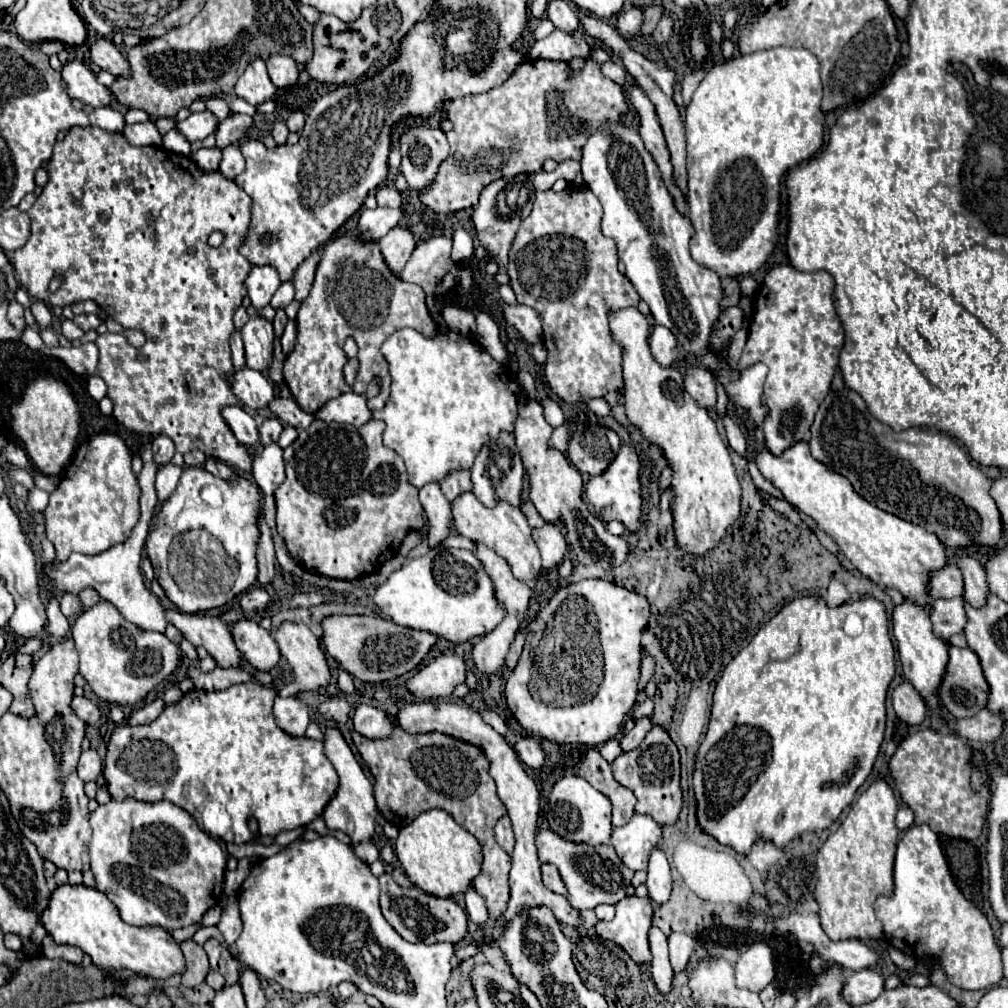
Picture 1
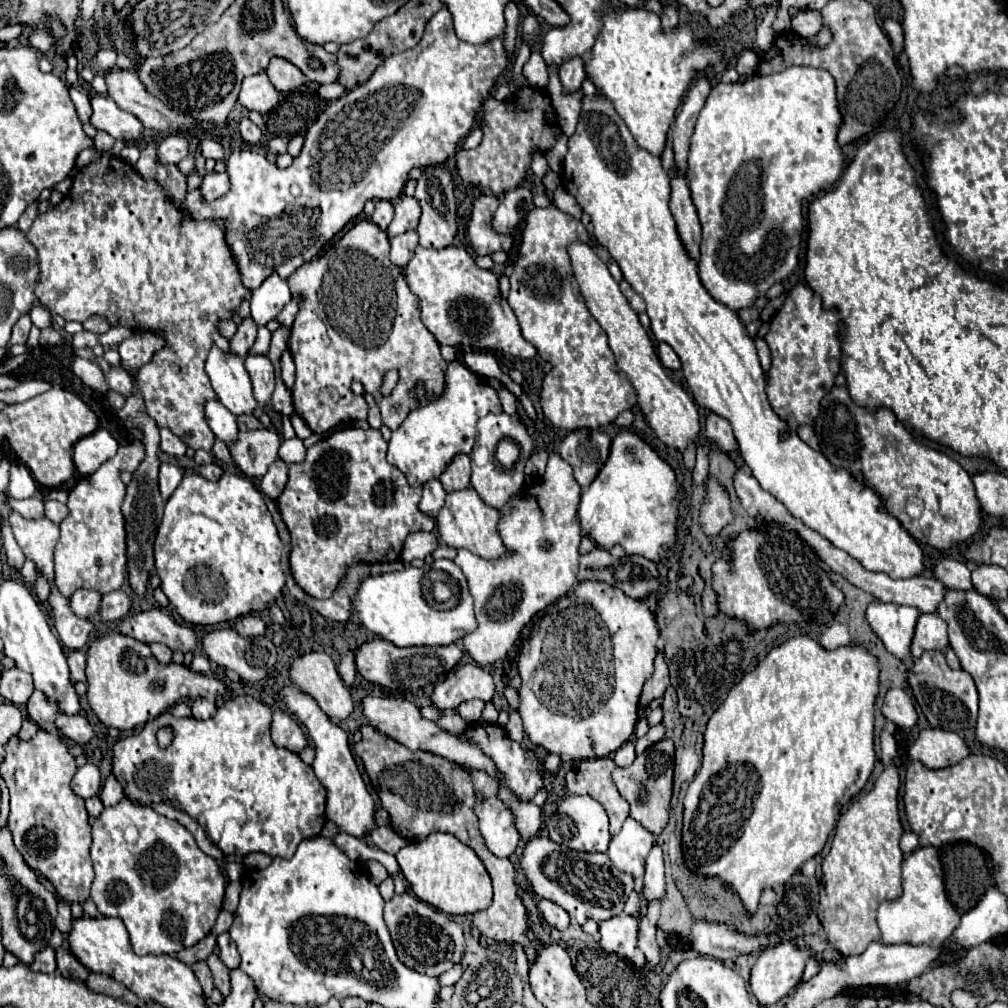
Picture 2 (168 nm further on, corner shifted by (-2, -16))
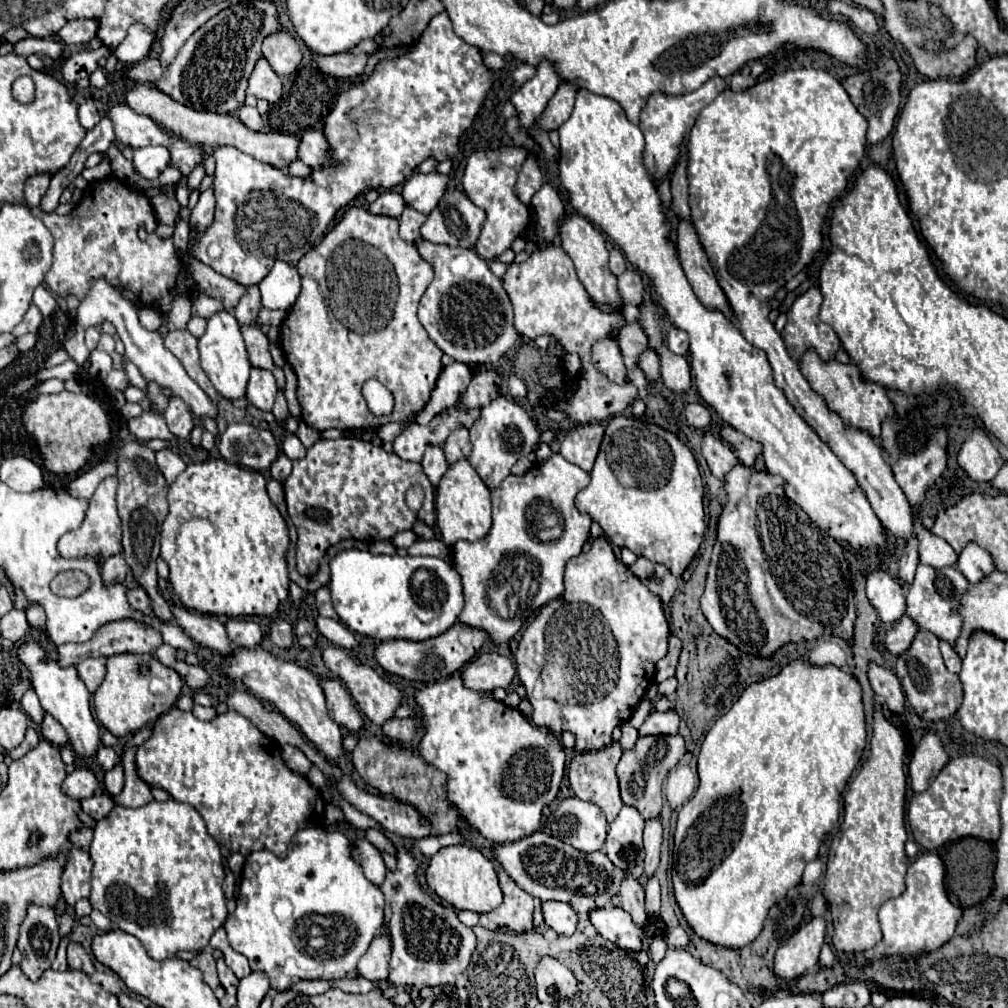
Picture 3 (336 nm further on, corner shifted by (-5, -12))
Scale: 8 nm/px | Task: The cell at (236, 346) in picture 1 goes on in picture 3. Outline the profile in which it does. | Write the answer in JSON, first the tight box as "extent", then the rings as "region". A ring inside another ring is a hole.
{"extent":[235,284,261,326],"region":[[[251,284],[251,286],[247,286],[245,296],[239,300],[239,304],[237,304],[237,308],[235,308],[235,318],[239,320],[239,324],[249,324],[249,326],[253,326],[259,308],[261,308],[259,286],[257,286],[257,284]]]}

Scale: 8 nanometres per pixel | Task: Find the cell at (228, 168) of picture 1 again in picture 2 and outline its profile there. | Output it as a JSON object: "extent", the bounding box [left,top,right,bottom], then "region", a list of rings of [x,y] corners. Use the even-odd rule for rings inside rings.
{"extent":[200,172,230,202],"region":[[[212,172],[212,174],[206,174],[204,176],[204,182],[200,186],[202,190],[202,196],[212,202],[220,196],[224,196],[228,190],[230,190],[230,180],[228,180],[228,174],[226,172]]]}

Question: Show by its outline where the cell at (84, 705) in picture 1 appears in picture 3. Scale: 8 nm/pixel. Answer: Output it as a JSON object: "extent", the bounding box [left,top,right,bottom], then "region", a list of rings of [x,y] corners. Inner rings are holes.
{"extent":[41,714,67,746],"region":[[[45,714],[43,722],[41,722],[41,734],[53,746],[65,746],[67,744],[67,734],[63,732],[63,728],[59,728],[59,722],[53,716]]]}

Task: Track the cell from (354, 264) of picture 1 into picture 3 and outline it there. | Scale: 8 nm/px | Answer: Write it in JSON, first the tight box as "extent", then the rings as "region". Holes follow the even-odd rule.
{"extent":[279,206,443,432],"region":[[[351,206],[345,210],[345,214],[341,216],[341,220],[325,234],[325,238],[321,240],[321,244],[317,244],[315,248],[311,248],[301,260],[299,260],[299,274],[301,274],[301,294],[297,298],[297,302],[293,304],[293,308],[289,310],[287,318],[283,320],[281,324],[281,336],[279,336],[279,346],[283,350],[283,356],[285,360],[291,364],[293,372],[297,374],[297,398],[299,398],[299,404],[301,404],[301,410],[303,410],[303,422],[307,426],[311,426],[313,430],[317,432],[323,432],[323,430],[329,430],[329,428],[337,428],[337,430],[377,430],[379,426],[387,424],[387,422],[405,422],[409,420],[413,414],[417,414],[431,398],[431,392],[435,388],[435,382],[437,382],[437,376],[441,372],[441,356],[443,352],[437,348],[435,342],[429,340],[425,328],[421,326],[419,318],[417,318],[417,306],[419,306],[419,300],[421,296],[425,294],[427,286],[431,284],[433,280],[433,266],[421,258],[421,254],[417,252],[417,246],[413,242],[405,242],[399,238],[399,220],[397,218],[391,218],[391,216],[371,216],[371,212],[367,212],[365,208],[359,208],[359,206]],[[369,378],[377,378],[385,388],[389,388],[389,392],[393,394],[395,398],[395,408],[389,416],[373,416],[367,408],[367,402],[361,394],[361,386],[365,384],[365,380]]]}

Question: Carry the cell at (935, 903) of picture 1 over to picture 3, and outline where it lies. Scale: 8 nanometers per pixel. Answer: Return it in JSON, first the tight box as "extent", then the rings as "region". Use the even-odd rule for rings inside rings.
{"extent":[879,852,963,954],"region":[[[935,852],[919,854],[917,860],[907,870],[907,890],[887,900],[879,910],[879,922],[883,930],[883,944],[887,954],[925,954],[941,948],[957,928],[959,916],[963,914],[959,906],[951,904],[945,892],[945,868]]]}

